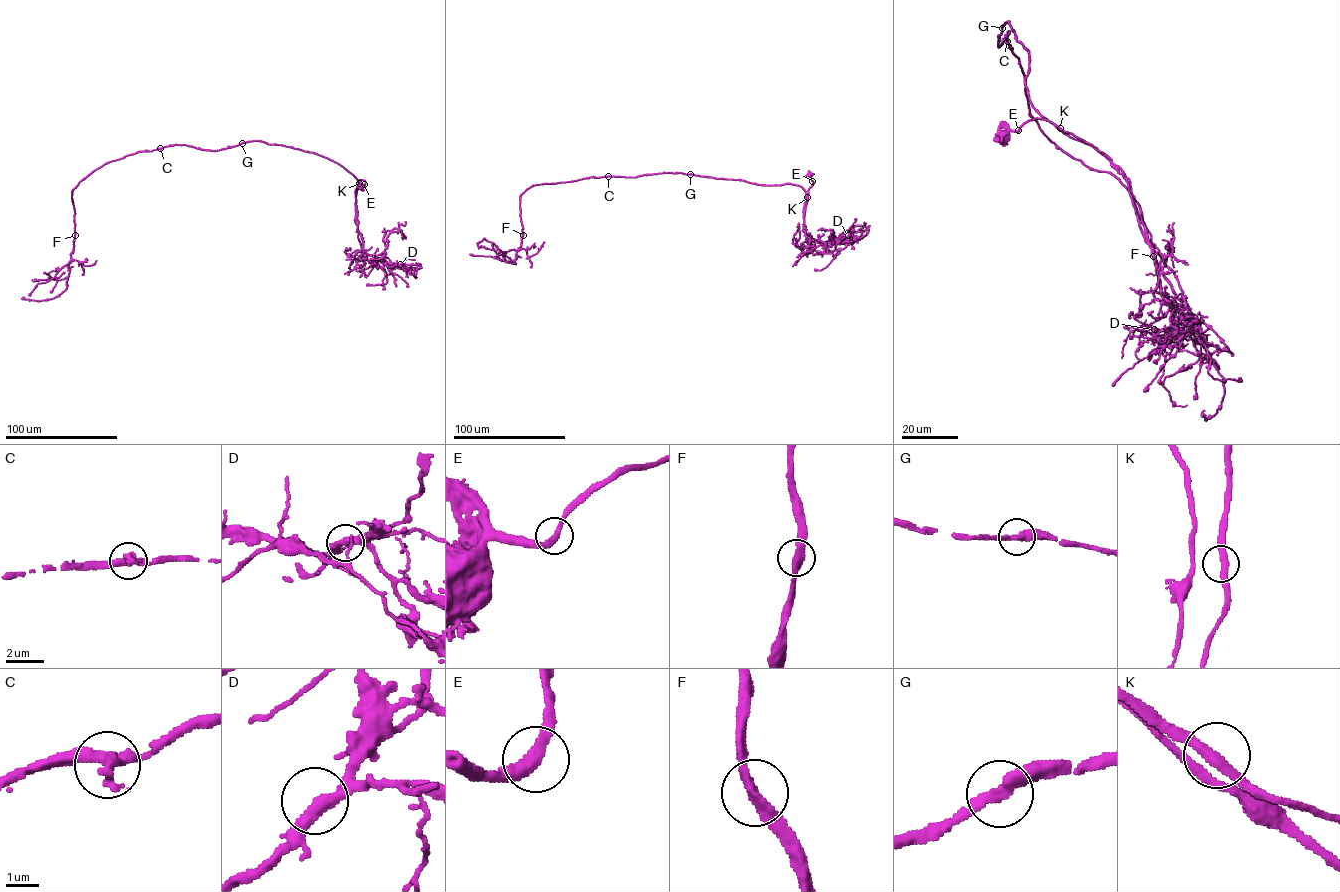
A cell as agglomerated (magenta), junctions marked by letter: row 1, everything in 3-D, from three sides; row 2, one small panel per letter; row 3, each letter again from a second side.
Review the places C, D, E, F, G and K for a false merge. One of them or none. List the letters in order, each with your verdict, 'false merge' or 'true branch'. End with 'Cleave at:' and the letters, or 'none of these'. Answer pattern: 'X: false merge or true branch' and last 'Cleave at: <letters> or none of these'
C: true branch
D: true branch
E: true branch
F: true branch
G: true branch
K: true branch
Cleave at: none of these

